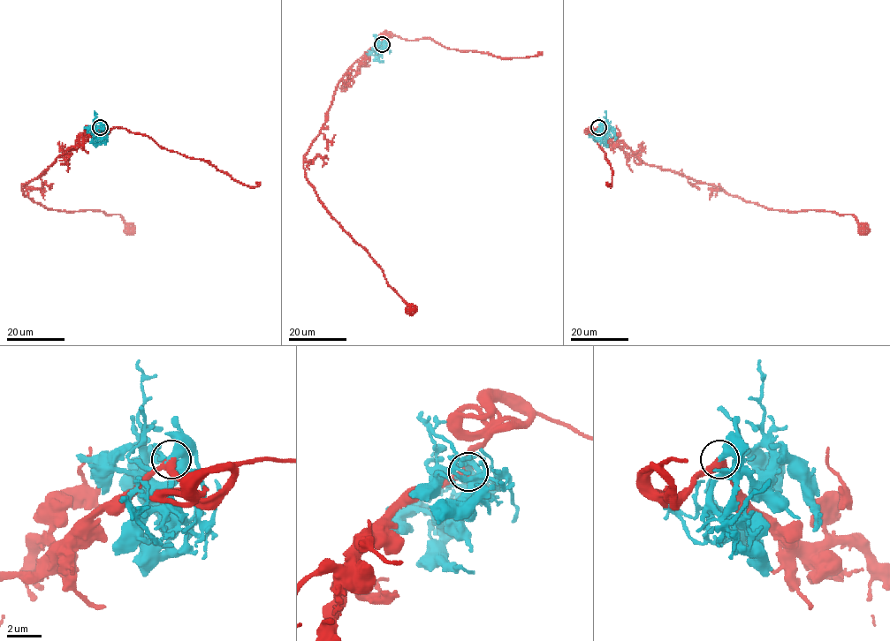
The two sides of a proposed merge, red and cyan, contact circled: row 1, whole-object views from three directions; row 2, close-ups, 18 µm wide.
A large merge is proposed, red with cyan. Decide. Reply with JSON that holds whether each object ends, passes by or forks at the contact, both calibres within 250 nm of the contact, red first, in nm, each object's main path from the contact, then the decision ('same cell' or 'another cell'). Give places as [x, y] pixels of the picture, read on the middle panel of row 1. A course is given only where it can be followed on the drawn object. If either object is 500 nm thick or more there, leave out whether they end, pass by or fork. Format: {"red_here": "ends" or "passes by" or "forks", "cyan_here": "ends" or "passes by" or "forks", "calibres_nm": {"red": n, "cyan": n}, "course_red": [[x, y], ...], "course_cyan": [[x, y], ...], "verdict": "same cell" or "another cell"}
{"red_here": "passes by", "cyan_here": "ends", "calibres_nm": {"red": 420, "cyan": 480}, "course_red": [[382, 44], [355, 63], [338, 84], [303, 168], [329, 214], [367, 252], [386, 282], [413, 310]], "course_cyan": [[382, 44], [384, 48], [378, 56], [383, 62]], "verdict": "same cell"}

